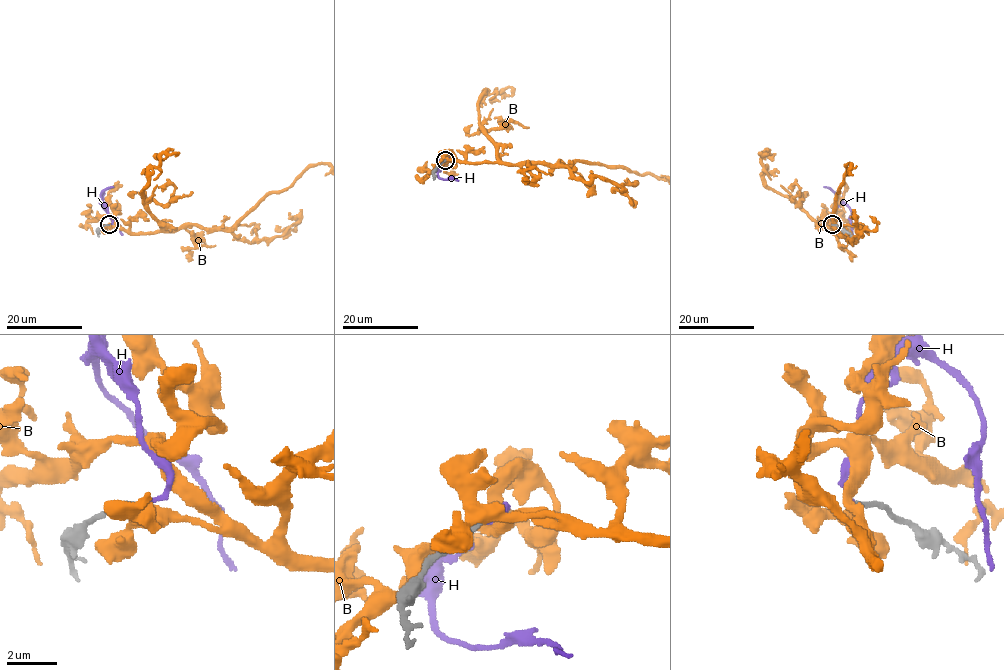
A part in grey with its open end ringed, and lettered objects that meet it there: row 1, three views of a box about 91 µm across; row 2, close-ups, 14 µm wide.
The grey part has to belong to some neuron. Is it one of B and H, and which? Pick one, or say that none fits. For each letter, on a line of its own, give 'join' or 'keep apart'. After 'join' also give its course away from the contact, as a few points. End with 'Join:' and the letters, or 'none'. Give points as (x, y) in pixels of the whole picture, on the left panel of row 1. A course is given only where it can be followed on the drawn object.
B: keep apart
H: join; course (109, 225), (112, 218), (102, 202), (101, 206), (117, 223), (122, 235)
Join: H

